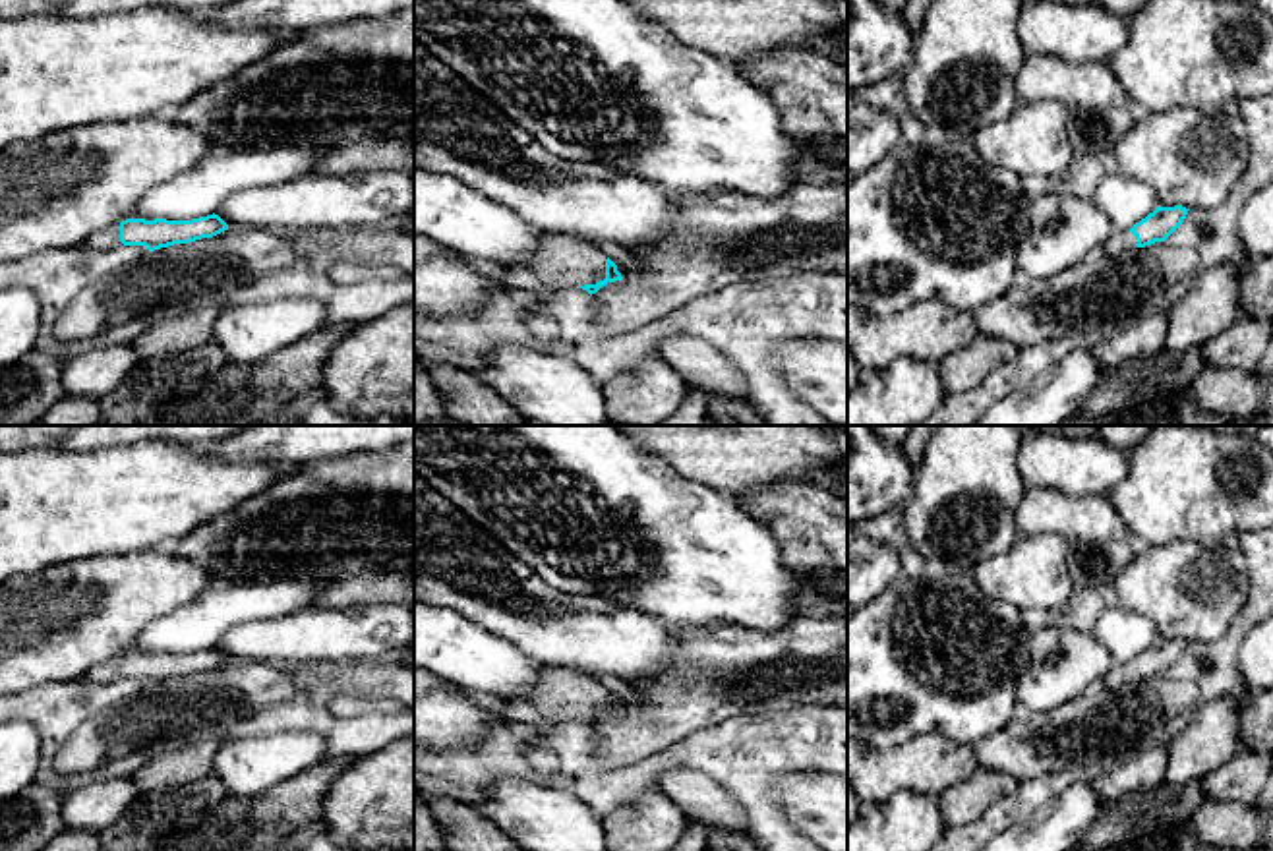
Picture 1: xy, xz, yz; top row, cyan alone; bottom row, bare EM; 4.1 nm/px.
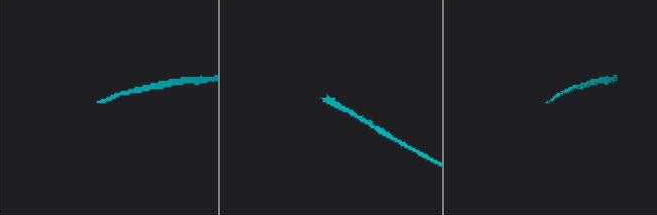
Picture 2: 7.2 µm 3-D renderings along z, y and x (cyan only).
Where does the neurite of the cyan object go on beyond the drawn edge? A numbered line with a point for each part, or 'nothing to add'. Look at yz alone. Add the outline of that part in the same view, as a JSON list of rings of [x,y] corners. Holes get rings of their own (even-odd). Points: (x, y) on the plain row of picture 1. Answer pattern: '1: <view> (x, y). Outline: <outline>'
1: yz (1121, 674). Outline: [[[1114,663],[1110,671],[1103,677],[1107,689],[1114,690],[1122,685],[1136,683],[1138,673],[1130,663]]]

